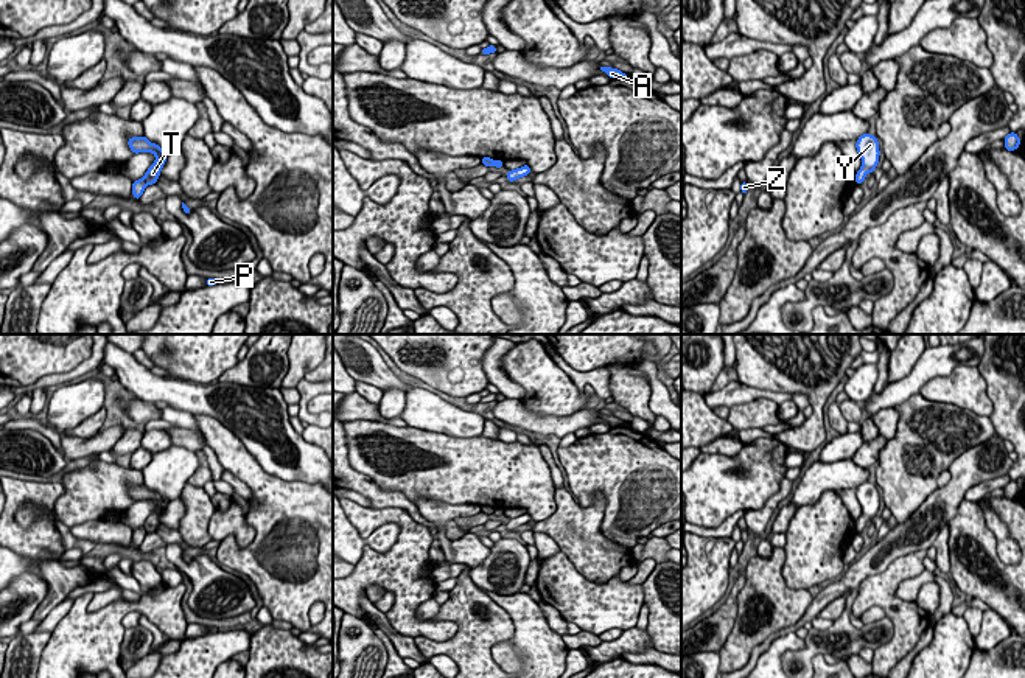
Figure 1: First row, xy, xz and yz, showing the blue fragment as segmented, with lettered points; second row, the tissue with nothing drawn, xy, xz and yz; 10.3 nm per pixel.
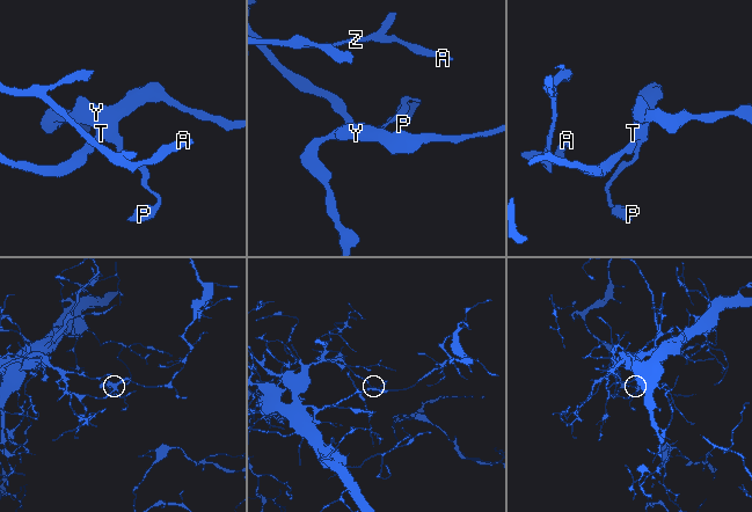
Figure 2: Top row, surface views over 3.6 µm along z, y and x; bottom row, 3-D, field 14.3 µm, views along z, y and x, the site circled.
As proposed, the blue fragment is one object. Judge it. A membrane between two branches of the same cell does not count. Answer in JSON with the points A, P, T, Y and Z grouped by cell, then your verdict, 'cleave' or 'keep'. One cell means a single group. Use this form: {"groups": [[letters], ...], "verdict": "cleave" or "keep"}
{"groups": [["A", "Z"], ["P", "T", "Y"]], "verdict": "cleave"}

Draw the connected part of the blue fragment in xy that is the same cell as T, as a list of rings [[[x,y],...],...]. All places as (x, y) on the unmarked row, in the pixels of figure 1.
[[[145,484],[142,485],[131,485],[128,493],[134,502],[138,501],[152,501],[156,504],[156,510],[148,516],[145,521],[146,533],[152,533],[160,526],[160,518],[163,516],[168,502],[156,491],[151,491]]]

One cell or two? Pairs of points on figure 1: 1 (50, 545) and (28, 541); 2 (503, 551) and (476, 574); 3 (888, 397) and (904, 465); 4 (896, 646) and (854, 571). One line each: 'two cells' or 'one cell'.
1: one cell
2: one cell
3: two cells
4: two cells

